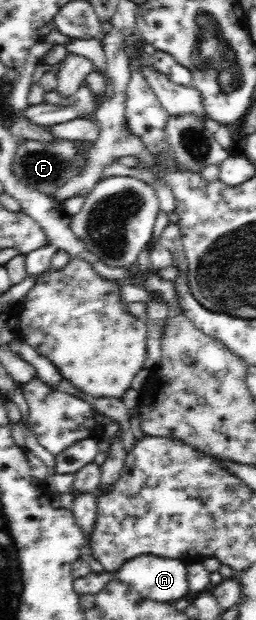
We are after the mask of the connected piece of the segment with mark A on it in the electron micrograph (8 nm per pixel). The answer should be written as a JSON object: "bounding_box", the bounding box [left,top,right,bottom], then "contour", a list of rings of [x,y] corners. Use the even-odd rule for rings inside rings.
{"bounding_box":[114,556,189,601],"contour":[[[136,556],[114,574],[116,579],[131,585],[142,597],[153,601],[177,601],[189,591],[187,565],[174,558]]]}

